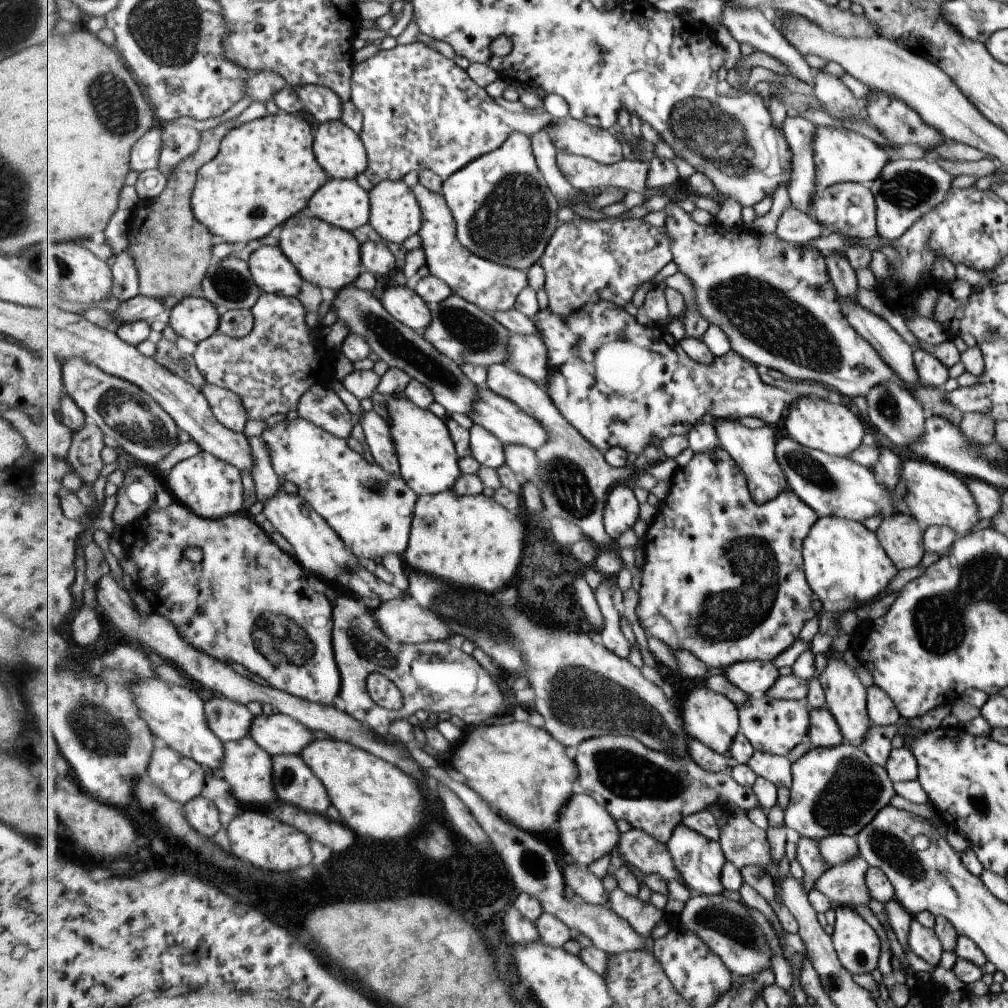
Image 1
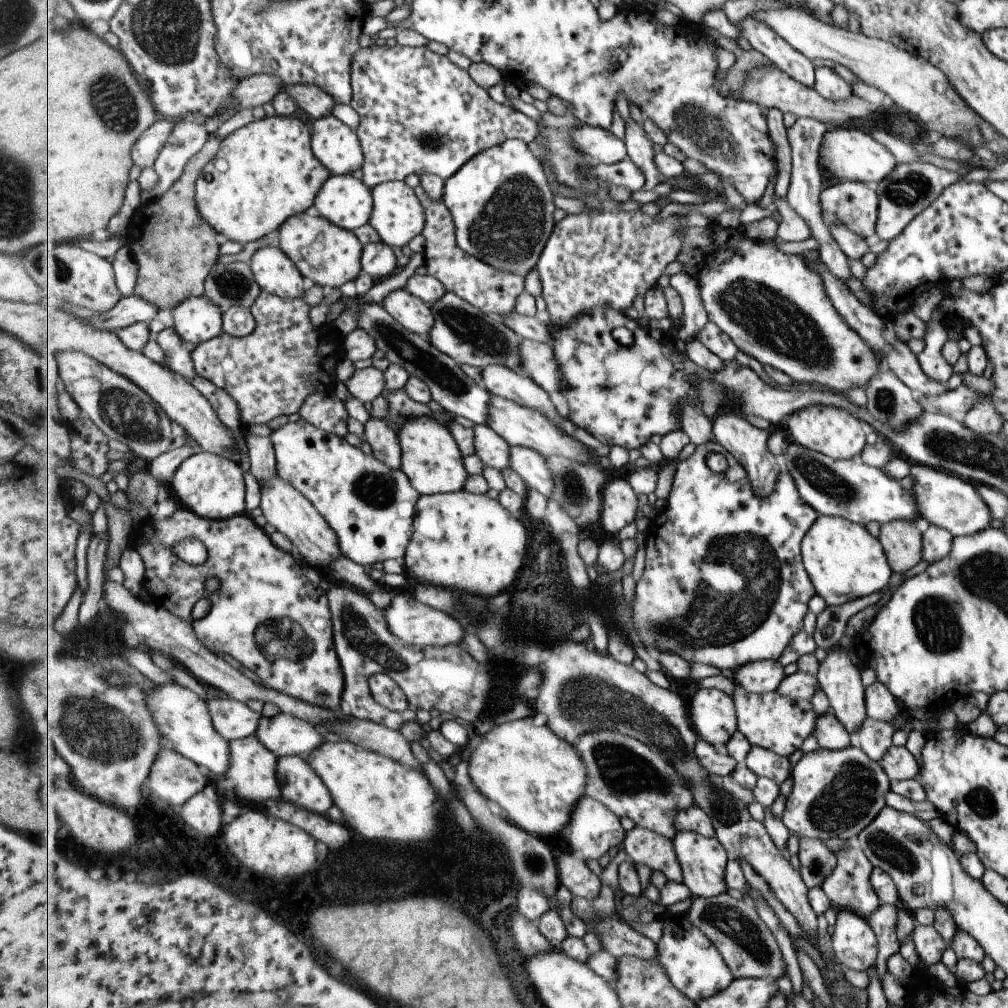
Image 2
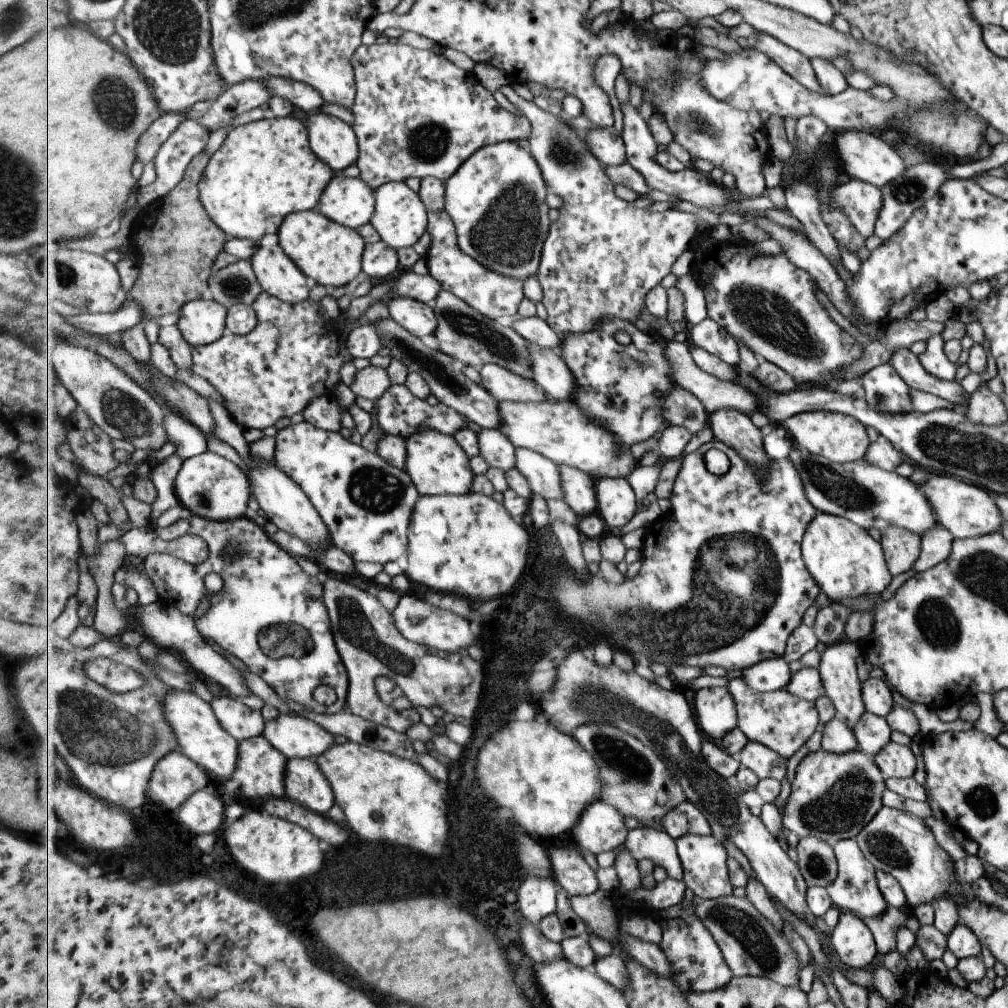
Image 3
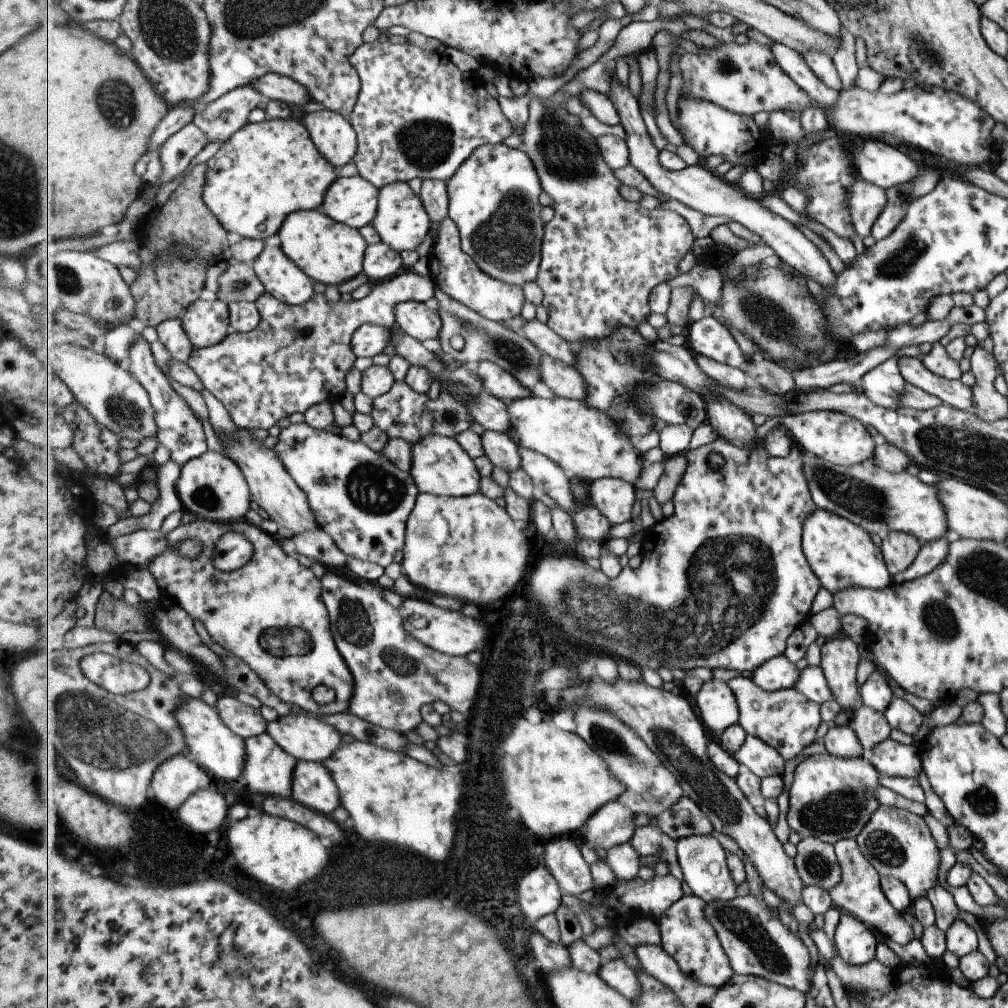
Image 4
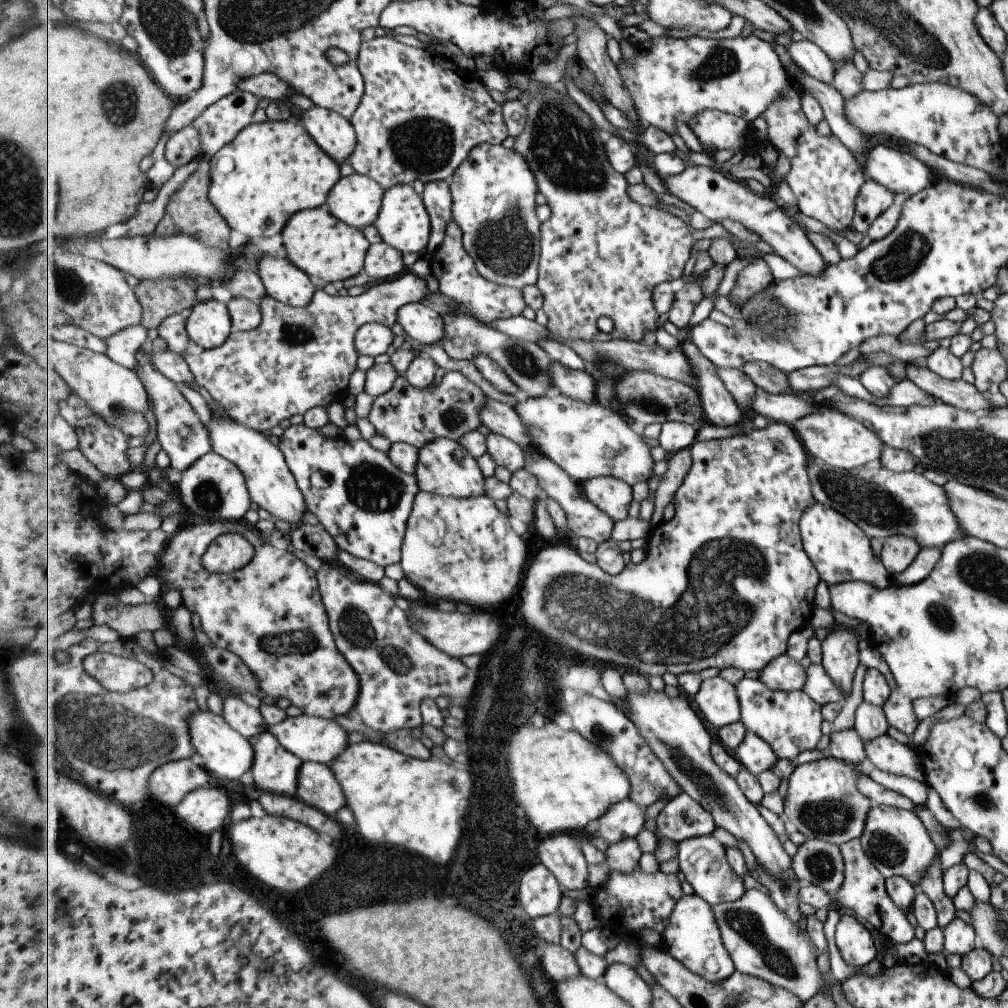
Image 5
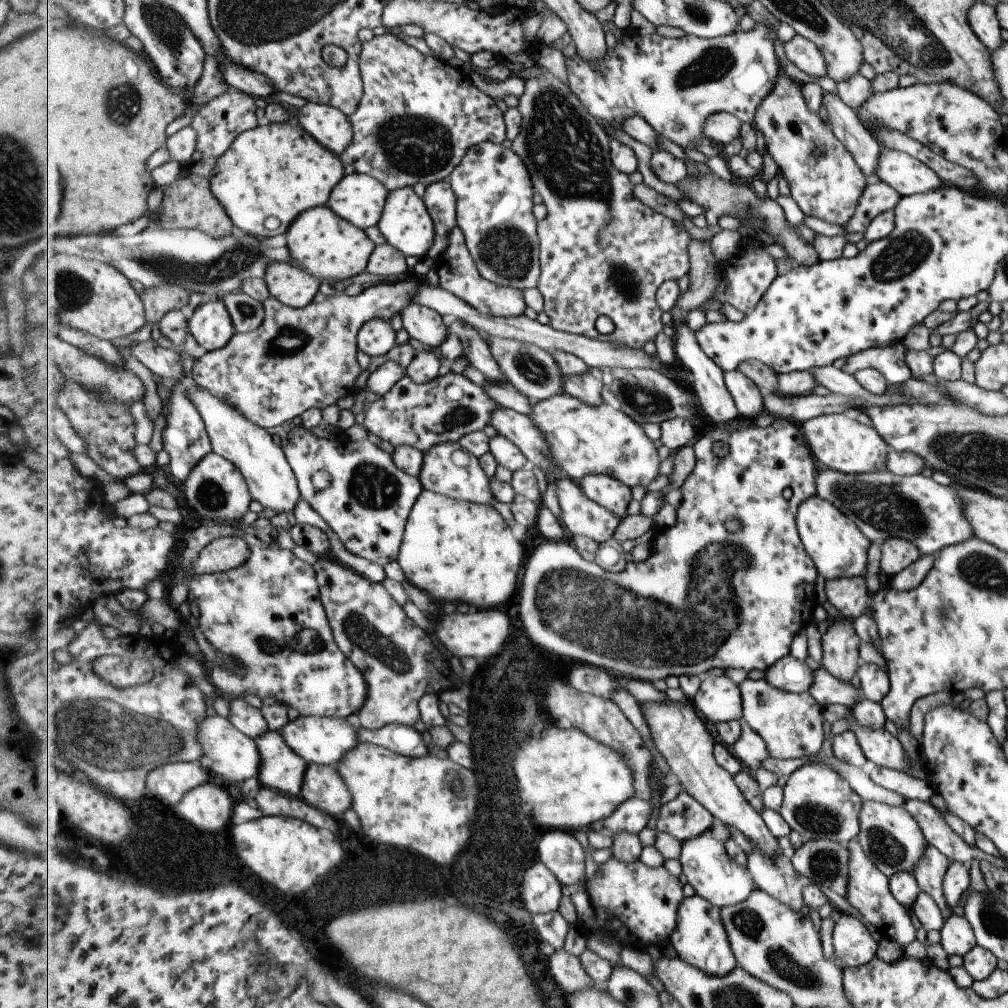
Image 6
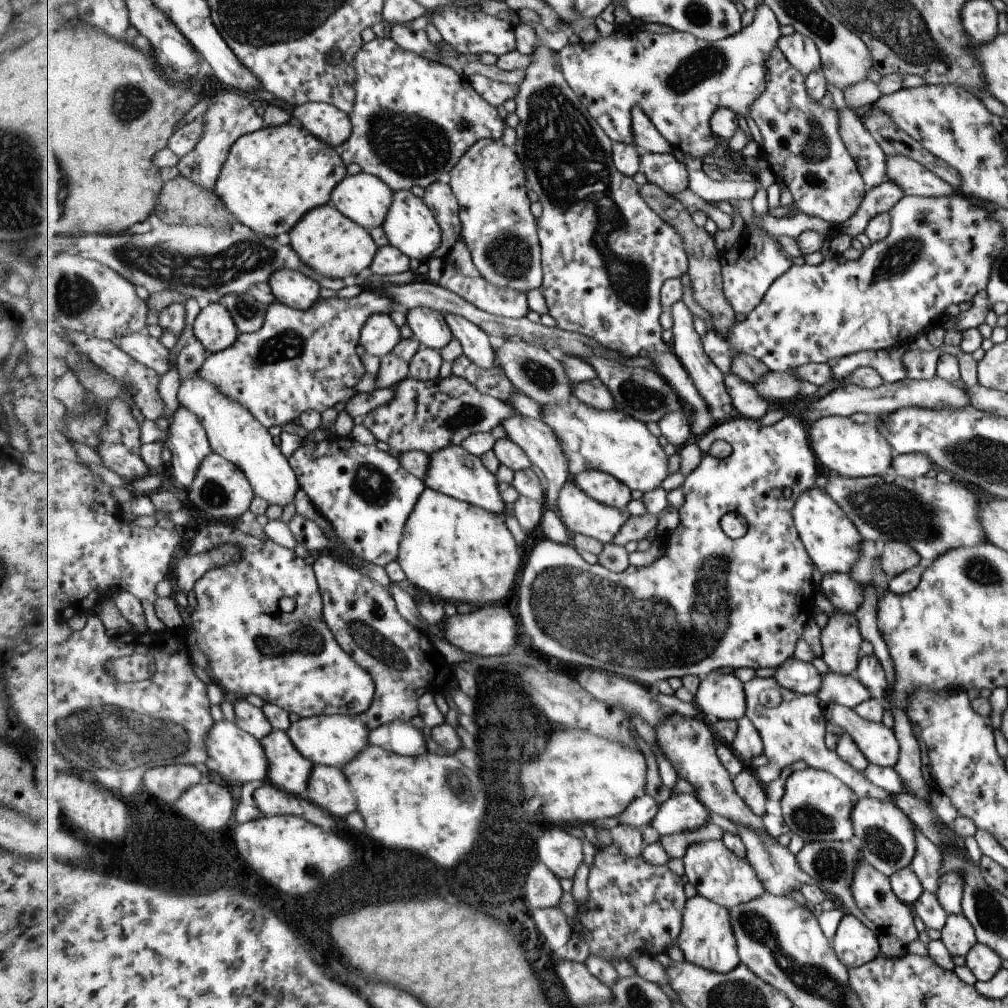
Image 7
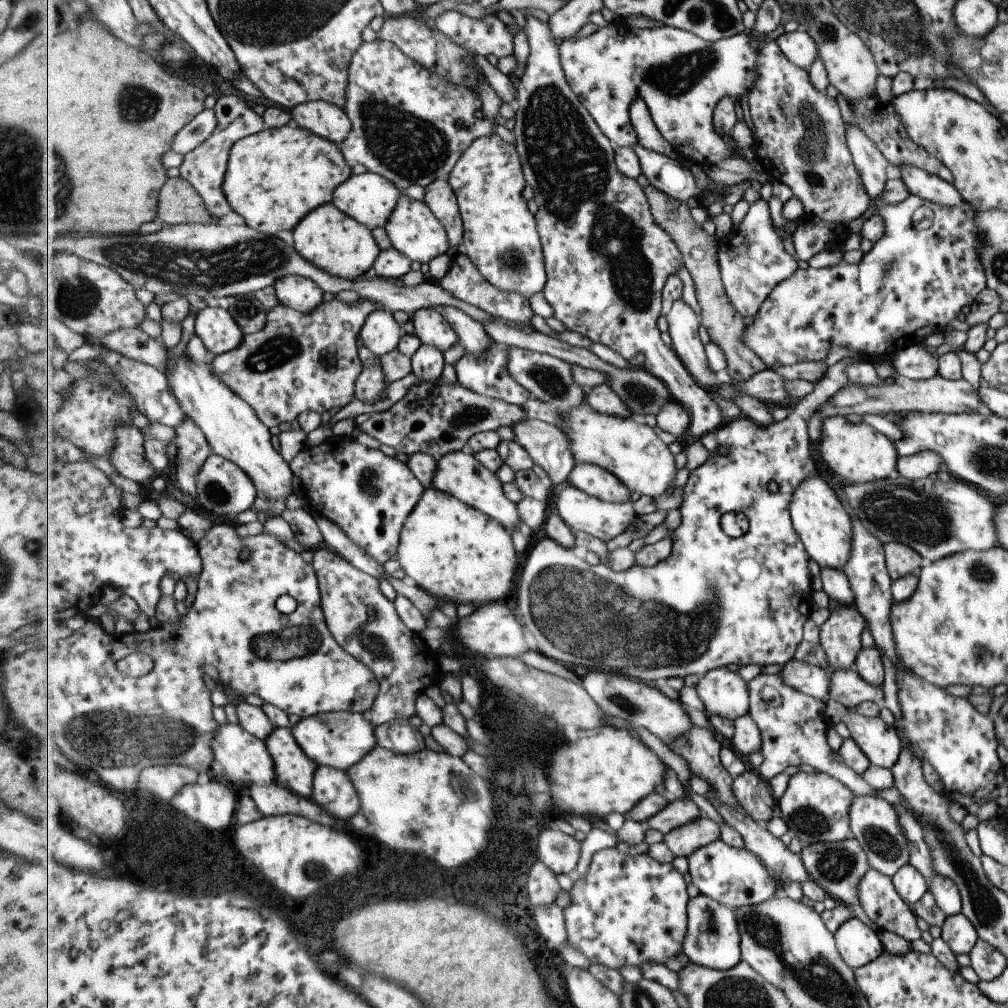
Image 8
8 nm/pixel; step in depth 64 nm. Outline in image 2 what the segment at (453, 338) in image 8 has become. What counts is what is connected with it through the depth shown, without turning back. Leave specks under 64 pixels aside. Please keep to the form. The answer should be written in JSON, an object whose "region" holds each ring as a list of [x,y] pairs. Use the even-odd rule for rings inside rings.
{"region":[[[404,288],[389,293],[382,303],[387,312],[410,332],[427,336],[436,326],[431,305],[409,294]]]}

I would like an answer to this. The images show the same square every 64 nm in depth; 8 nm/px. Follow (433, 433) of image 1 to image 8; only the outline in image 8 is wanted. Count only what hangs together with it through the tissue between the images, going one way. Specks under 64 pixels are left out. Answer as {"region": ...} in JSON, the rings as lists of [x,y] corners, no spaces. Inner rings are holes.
{"region":[[[466,449],[445,453],[438,460],[437,466],[432,482],[433,487],[457,497],[473,508],[481,509],[481,512],[491,515],[510,531],[513,528],[518,528],[524,534],[529,532],[528,527],[525,528],[517,504],[509,500],[509,497],[505,494],[504,484],[501,482],[498,473],[494,473],[490,468],[487,468],[473,452]]]}

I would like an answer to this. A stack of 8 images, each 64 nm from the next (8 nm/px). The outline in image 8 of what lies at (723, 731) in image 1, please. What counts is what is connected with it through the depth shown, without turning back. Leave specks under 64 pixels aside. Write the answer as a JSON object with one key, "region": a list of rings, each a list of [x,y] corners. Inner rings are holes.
{"region":[[[721,667],[709,671],[696,688],[707,717],[715,714],[736,721],[750,712],[749,683],[741,676],[738,667]]]}

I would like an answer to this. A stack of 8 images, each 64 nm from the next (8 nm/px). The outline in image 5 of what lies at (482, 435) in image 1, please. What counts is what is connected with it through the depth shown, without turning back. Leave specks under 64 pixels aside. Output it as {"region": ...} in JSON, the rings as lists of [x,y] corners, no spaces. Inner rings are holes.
{"region":[[[489,433],[487,437],[488,454],[493,456],[497,466],[507,468],[511,473],[527,467],[528,458],[519,444],[507,436]]]}

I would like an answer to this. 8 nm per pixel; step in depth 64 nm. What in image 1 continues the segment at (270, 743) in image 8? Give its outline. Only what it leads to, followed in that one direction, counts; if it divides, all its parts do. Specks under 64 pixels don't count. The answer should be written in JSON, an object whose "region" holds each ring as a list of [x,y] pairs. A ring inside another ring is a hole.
{"region":[[[247,735],[238,741],[228,741],[225,746],[225,758],[218,775],[230,784],[231,794],[244,808],[247,804],[257,808],[278,798],[272,781],[273,757],[253,737]]]}

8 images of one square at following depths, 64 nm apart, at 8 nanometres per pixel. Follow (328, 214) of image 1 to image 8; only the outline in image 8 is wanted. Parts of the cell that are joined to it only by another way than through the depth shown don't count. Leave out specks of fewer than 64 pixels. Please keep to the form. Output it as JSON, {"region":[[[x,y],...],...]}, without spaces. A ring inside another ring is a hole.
{"region":[[[366,171],[360,175],[351,176],[349,180],[341,184],[337,188],[332,202],[343,212],[373,230],[386,226],[402,196],[400,188],[397,188],[393,182],[377,173]]]}

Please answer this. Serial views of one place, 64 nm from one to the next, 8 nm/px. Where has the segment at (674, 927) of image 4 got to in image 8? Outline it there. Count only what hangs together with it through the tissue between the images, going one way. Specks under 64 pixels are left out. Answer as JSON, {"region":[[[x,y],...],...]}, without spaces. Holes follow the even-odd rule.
{"region":[[[699,892],[696,897],[690,898],[688,919],[688,929],[684,938],[682,952],[689,960],[693,961],[695,964],[720,971],[728,971],[729,969],[735,968],[742,961],[742,938],[734,909],[722,905],[715,899],[709,898],[707,895]]]}

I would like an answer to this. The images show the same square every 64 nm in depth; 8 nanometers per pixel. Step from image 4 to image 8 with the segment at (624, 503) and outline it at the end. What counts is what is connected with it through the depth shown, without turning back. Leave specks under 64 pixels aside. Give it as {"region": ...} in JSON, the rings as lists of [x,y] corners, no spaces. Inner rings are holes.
{"region":[[[591,463],[574,467],[569,484],[610,503],[627,503],[631,498],[628,485],[607,469]]]}

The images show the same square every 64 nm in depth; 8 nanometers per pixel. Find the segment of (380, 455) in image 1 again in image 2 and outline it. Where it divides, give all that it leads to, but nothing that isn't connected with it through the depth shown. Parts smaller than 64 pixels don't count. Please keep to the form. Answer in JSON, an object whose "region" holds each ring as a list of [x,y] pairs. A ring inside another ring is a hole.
{"region":[[[371,418],[366,426],[366,441],[368,441],[374,456],[387,464],[393,470],[403,468],[403,448],[398,432],[391,428],[385,419]]]}

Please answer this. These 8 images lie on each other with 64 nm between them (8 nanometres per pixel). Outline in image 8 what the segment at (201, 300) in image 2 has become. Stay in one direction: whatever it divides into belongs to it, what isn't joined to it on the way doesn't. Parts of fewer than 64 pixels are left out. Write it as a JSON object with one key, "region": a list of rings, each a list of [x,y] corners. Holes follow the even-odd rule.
{"region":[[[201,306],[196,316],[195,334],[202,339],[210,357],[239,347],[245,336],[228,309],[207,306]]]}

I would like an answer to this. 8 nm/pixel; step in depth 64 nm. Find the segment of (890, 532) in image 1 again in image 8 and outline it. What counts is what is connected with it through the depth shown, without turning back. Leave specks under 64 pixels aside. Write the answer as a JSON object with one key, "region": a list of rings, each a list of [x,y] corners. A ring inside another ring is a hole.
{"region":[[[900,542],[882,545],[884,568],[891,580],[905,575],[917,574],[923,565],[923,559],[908,546]]]}

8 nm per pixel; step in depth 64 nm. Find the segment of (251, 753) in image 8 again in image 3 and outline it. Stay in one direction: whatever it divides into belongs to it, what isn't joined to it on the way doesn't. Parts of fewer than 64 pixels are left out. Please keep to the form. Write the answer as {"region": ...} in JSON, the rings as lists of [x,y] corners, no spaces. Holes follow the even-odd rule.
{"region":[[[176,689],[169,692],[164,702],[165,713],[169,724],[173,724],[173,732],[177,732],[182,754],[201,766],[216,782],[234,778],[240,760],[240,741],[221,725],[212,704],[193,692]]]}

